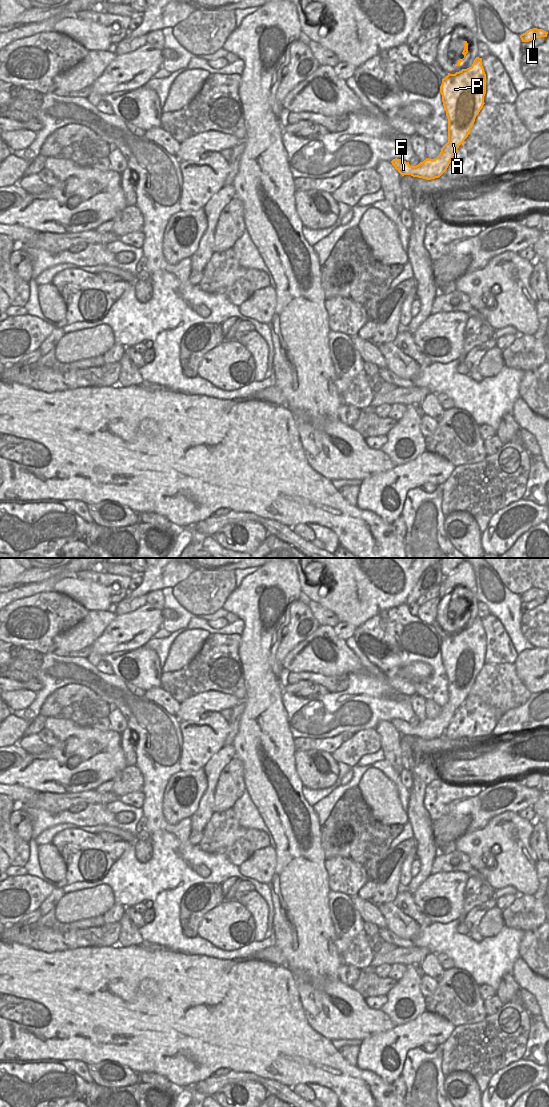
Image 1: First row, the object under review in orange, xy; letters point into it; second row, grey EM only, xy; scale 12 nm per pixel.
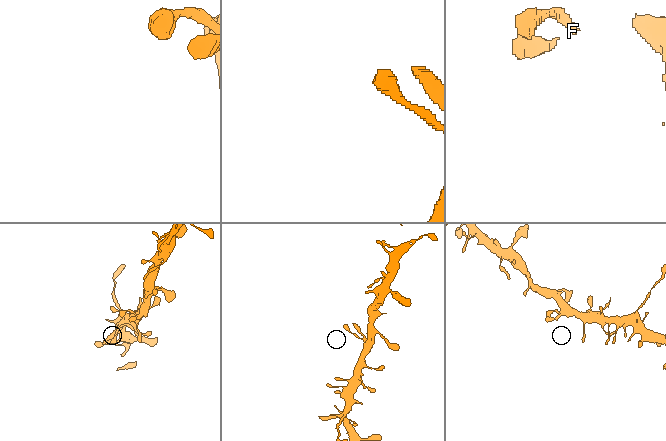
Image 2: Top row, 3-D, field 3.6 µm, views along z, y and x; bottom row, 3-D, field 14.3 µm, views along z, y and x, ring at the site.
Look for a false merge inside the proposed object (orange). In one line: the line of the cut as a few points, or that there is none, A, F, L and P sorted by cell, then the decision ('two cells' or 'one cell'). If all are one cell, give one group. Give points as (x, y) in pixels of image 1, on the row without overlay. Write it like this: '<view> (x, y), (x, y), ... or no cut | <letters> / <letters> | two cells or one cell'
no cut | A F L P | one cell

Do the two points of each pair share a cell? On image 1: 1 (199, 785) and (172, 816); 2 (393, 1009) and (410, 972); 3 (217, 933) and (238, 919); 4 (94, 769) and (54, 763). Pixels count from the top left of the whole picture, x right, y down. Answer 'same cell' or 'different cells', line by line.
1: same cell
2: same cell
3: same cell
4: same cell

